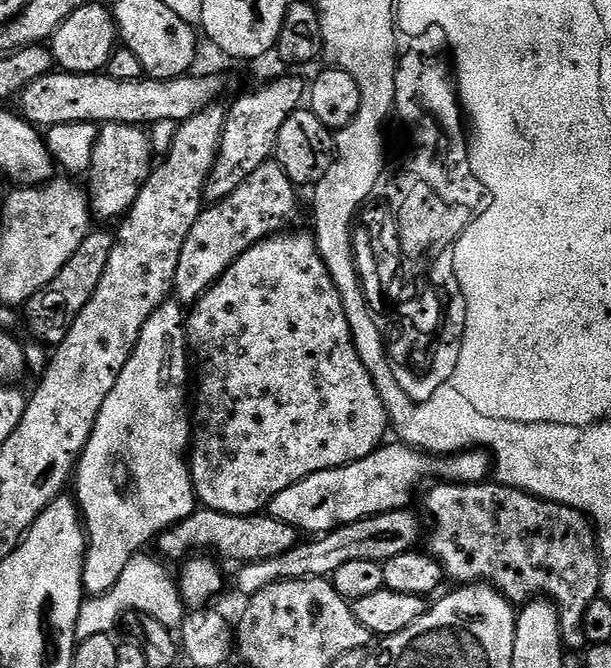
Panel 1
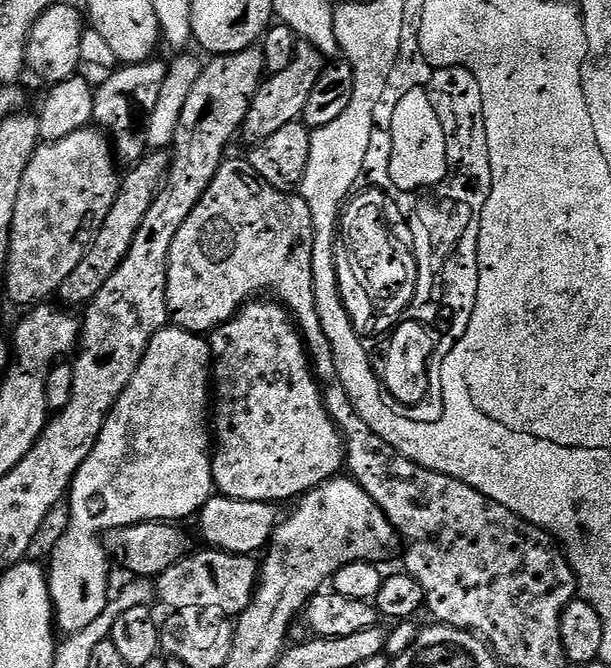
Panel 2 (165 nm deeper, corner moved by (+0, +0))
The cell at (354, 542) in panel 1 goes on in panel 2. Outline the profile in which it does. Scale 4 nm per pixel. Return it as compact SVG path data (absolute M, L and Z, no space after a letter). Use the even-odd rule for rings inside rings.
M215 550L203 551L193 551L155 577L155 599L161 600L168 610L186 610L190 606L198 606L222 610L229 618L239 616L252 601L258 587L257 561L252 556L235 556Z

